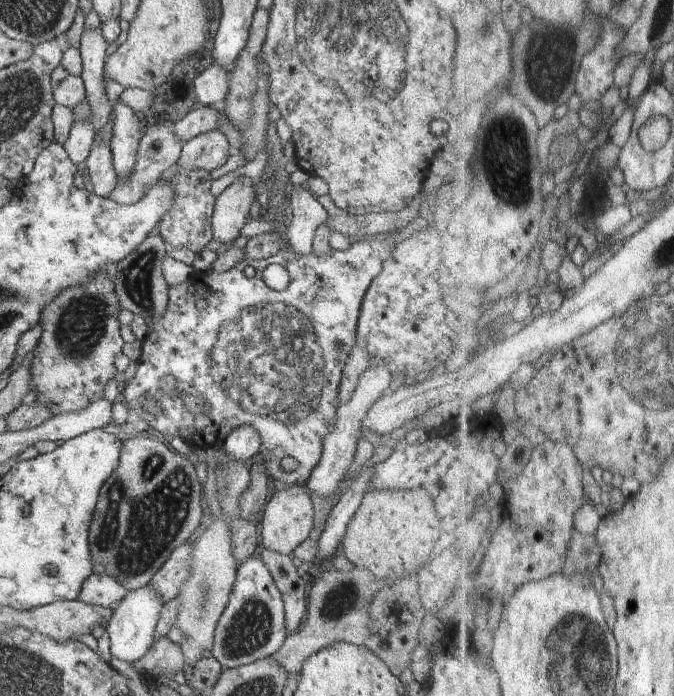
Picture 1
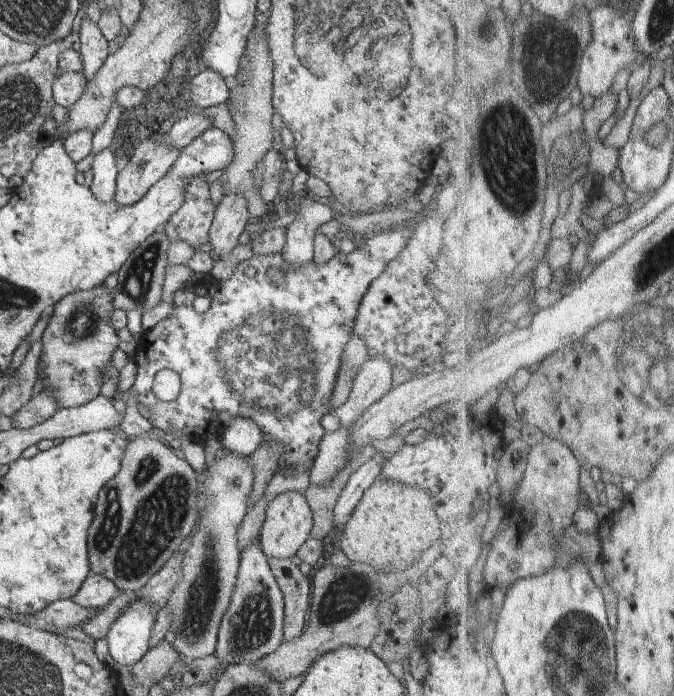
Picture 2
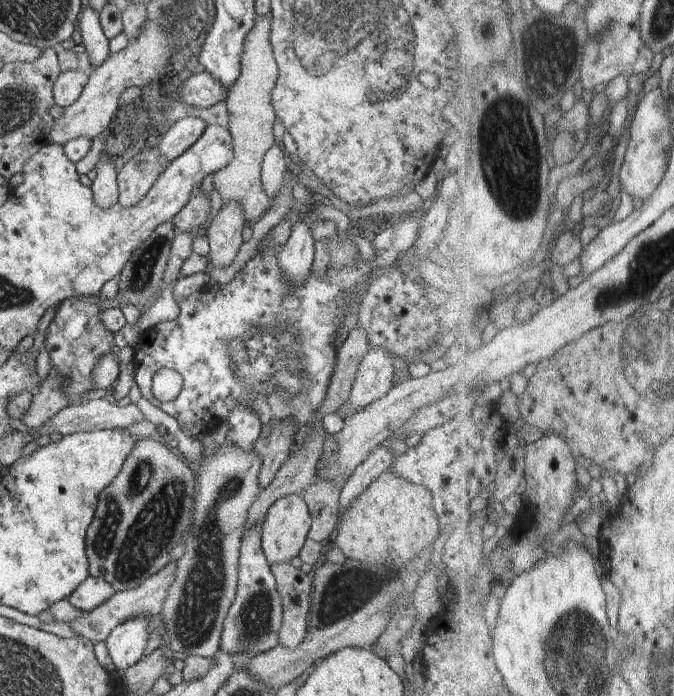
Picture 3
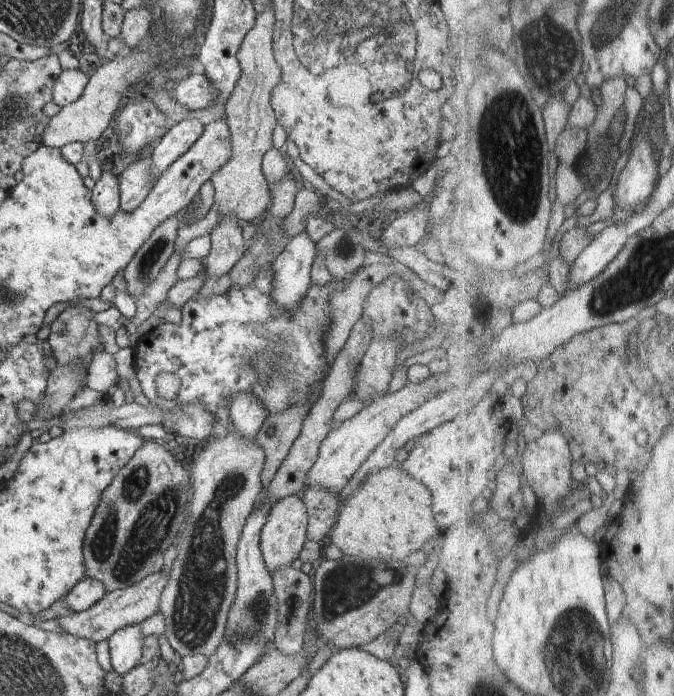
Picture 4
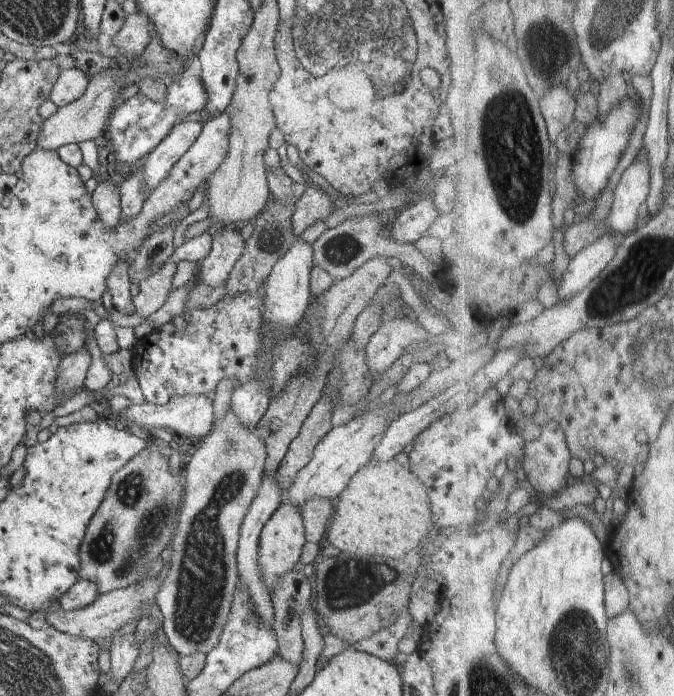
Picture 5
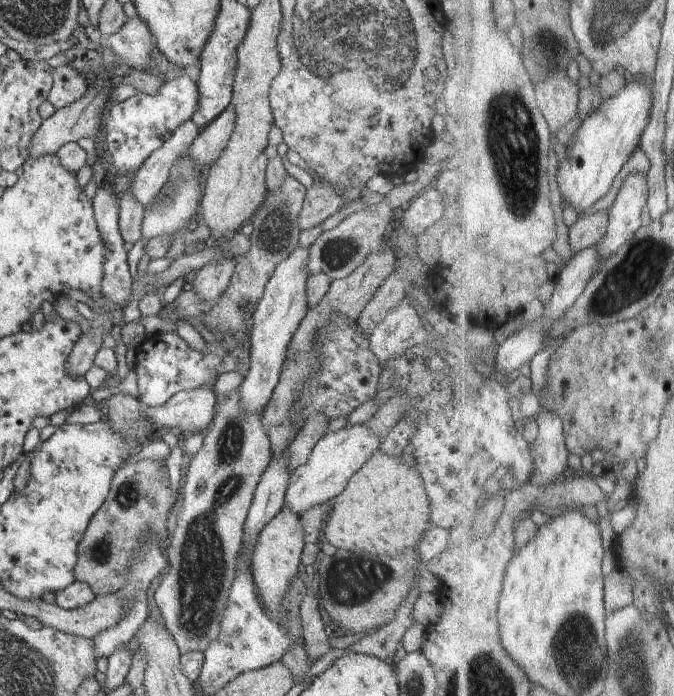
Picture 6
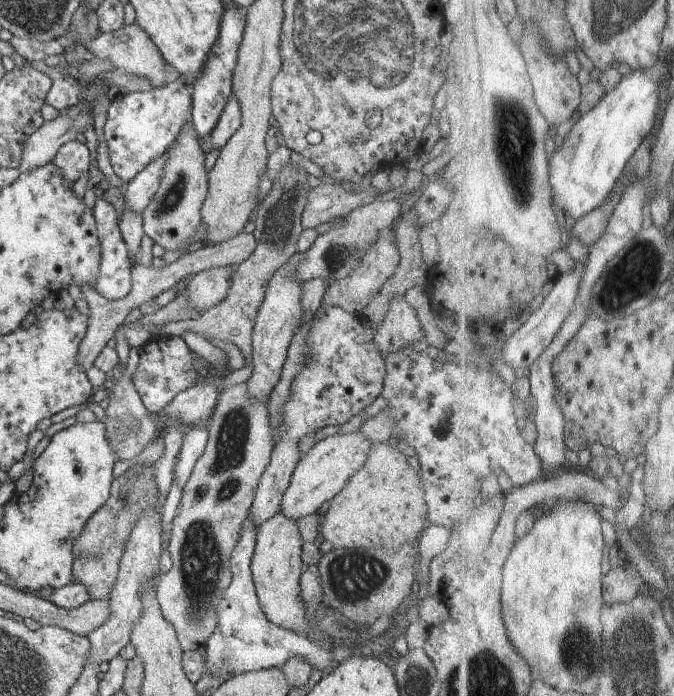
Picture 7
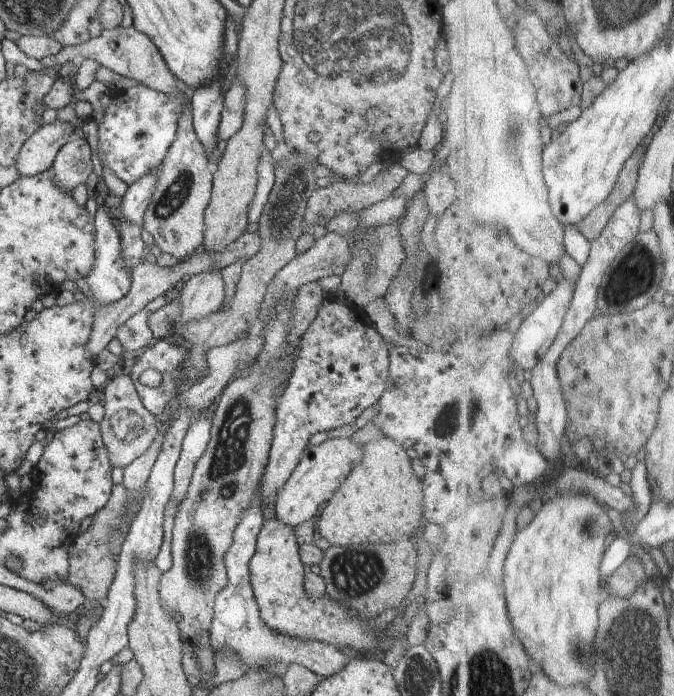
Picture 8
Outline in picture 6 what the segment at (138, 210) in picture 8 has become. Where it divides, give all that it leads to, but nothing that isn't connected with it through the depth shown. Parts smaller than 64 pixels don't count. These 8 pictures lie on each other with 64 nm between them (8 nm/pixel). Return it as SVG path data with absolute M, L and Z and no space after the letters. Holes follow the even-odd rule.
M192 120L183 122L168 140L156 149L131 178L130 191L146 208L167 184L171 169L186 152L201 128Z

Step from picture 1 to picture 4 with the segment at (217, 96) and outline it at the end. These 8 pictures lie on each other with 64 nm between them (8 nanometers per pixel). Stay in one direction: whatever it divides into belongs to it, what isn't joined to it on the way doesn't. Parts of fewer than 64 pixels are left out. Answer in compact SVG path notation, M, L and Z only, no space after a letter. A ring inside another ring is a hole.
M205 73L187 74L176 86L176 96L190 110L198 110L215 104L217 88Z

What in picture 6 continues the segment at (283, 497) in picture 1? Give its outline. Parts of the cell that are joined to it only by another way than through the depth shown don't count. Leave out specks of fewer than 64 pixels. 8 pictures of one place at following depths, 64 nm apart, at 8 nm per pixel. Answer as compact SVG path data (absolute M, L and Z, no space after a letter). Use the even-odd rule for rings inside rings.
M284 507L260 531L253 550L252 572L254 582L259 590L262 606L268 610L278 610L278 602L282 604L284 594L290 588L290 582L298 574L303 552L304 534L300 517ZM268 598L268 600L266 600Z

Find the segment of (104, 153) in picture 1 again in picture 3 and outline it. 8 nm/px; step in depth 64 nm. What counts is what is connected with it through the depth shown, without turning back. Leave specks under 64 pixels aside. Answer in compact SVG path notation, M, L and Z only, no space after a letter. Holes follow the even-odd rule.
M102 156L96 163L96 178L92 181L91 191L97 205L111 207L118 203L119 188L114 163L110 158Z

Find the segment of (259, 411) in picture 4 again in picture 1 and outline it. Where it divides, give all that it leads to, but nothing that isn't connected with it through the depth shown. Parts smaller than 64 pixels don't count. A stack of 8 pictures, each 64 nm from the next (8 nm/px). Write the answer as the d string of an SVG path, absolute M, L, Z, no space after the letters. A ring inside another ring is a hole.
M240 425L226 436L223 446L235 461L250 463L258 455L260 443L255 428L250 425Z

